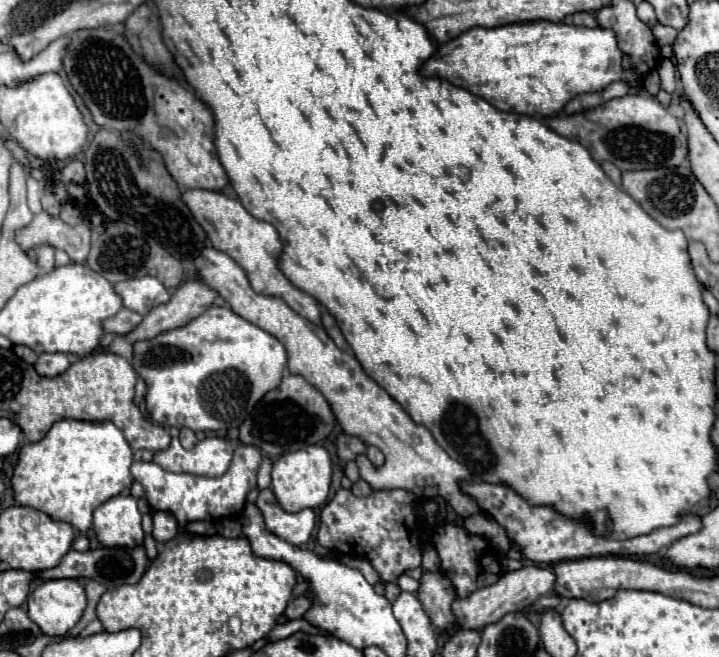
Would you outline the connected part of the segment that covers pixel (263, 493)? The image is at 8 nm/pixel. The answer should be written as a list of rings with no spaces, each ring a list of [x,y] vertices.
[[[261,489],[255,505],[265,519],[267,529],[273,535],[277,535],[293,545],[303,545],[311,539],[313,529],[315,529],[313,509],[303,509],[299,513],[287,513],[279,507],[271,489]]]

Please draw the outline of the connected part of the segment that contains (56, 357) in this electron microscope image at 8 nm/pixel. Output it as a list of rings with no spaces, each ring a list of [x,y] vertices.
[[[43,353],[35,363],[35,371],[43,377],[55,377],[69,369],[69,357],[65,353]]]

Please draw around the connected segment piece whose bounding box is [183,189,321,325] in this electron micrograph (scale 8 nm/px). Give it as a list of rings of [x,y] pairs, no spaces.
[[[187,189],[183,193],[183,199],[185,199],[185,205],[191,209],[195,221],[201,223],[201,227],[207,231],[211,245],[215,249],[227,253],[247,273],[247,279],[257,293],[279,297],[301,317],[309,319],[315,325],[321,325],[321,307],[319,307],[317,299],[303,293],[301,289],[297,289],[279,269],[279,257],[283,253],[283,243],[273,225],[253,219],[247,213],[247,209],[239,203],[239,199],[225,195],[225,193]]]

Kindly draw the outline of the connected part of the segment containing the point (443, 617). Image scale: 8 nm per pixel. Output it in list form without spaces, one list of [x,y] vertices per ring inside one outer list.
[[[423,571],[419,579],[417,599],[421,601],[425,613],[429,615],[435,627],[451,629],[455,625],[455,617],[451,613],[451,603],[455,597],[457,593],[453,583],[449,583],[449,579],[441,571]]]

